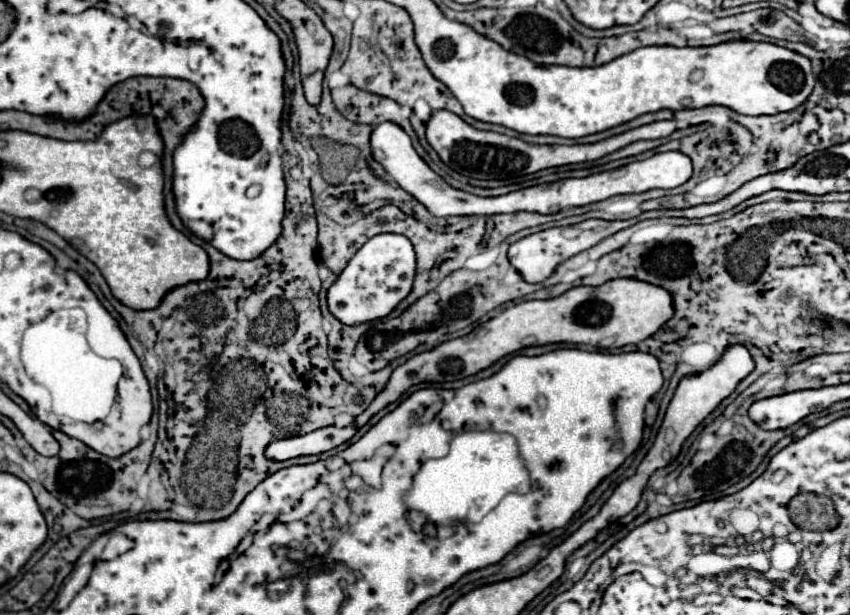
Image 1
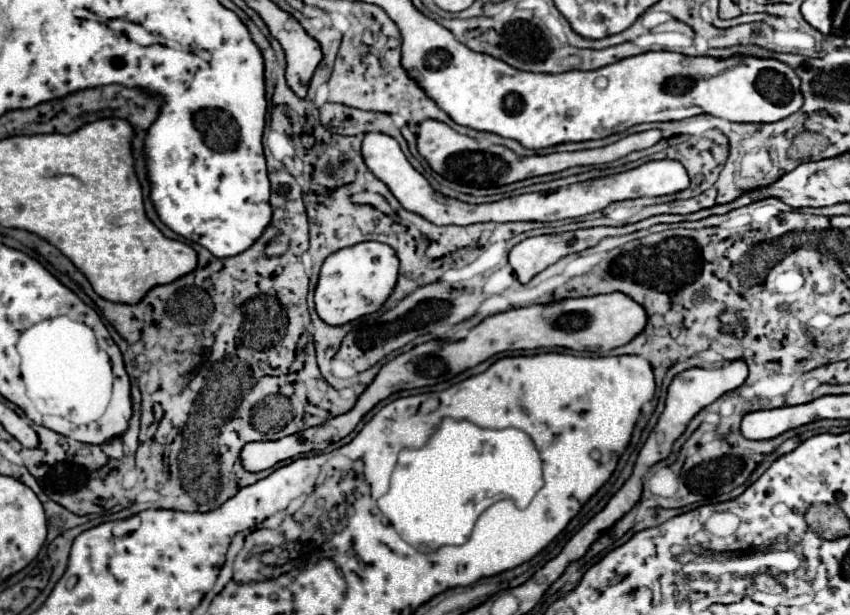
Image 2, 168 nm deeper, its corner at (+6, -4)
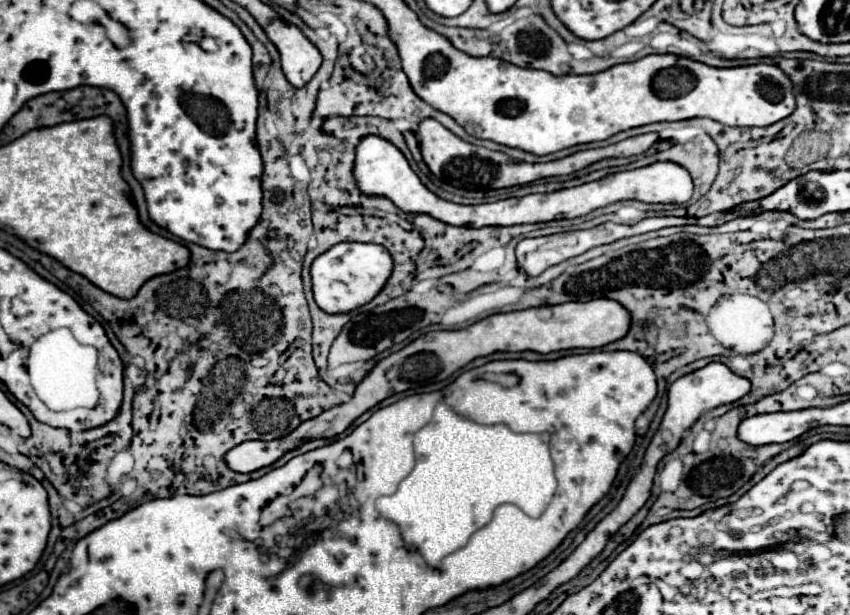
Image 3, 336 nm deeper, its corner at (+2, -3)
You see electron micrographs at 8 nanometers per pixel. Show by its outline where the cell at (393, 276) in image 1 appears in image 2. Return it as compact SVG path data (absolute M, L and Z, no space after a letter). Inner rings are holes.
M365 241L347 249L341 249L327 257L321 267L319 283L315 289L317 315L327 325L345 325L359 317L371 315L391 295L399 275L399 259L393 247L377 241Z

